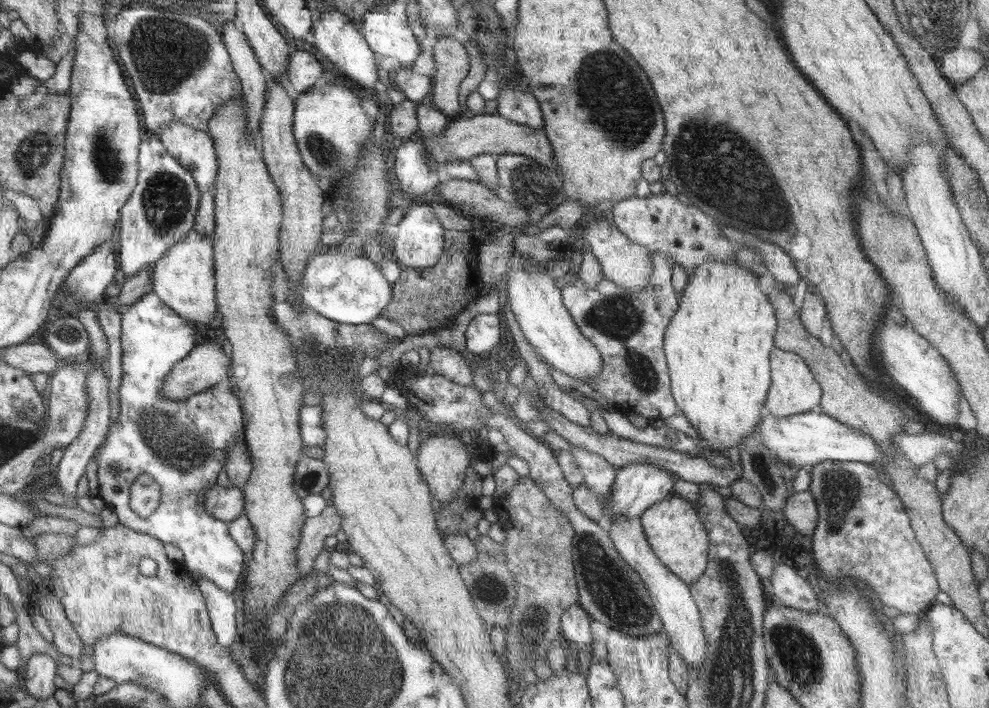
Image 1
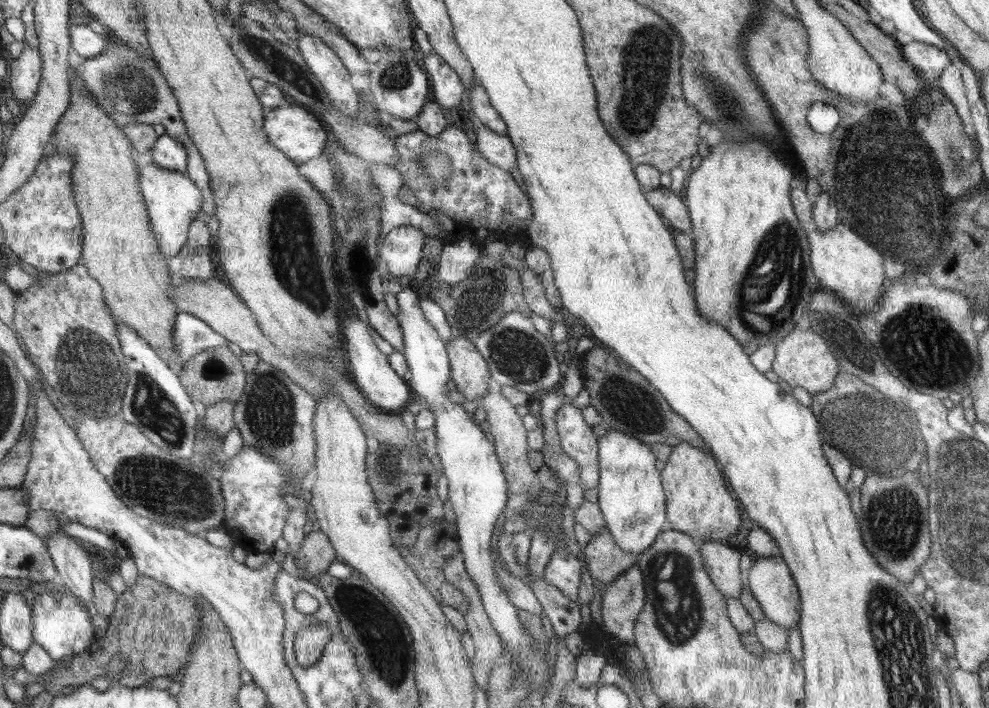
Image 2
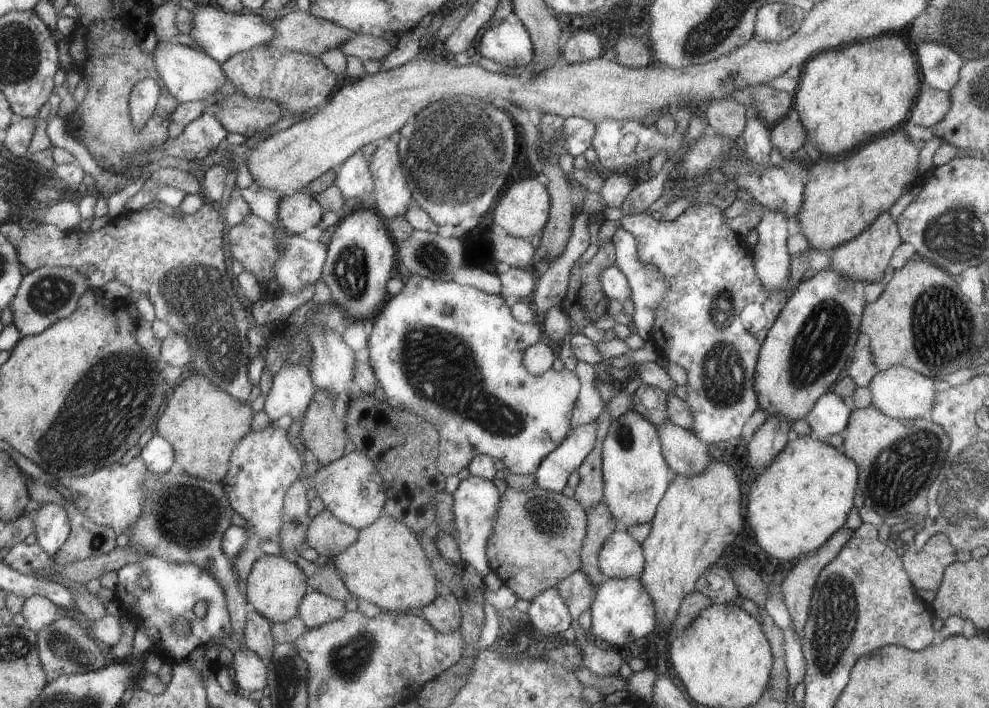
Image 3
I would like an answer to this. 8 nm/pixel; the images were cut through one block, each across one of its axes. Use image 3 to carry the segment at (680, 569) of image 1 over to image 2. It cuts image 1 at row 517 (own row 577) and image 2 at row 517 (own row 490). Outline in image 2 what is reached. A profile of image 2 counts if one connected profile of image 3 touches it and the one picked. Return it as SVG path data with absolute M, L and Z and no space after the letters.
M688 442L672 448L669 459L661 466L662 484L668 498L668 514L672 522L671 530L686 533L700 543L705 540L725 541L732 538L734 532L738 534L738 526L742 522L740 504L724 486L726 482L716 460Z

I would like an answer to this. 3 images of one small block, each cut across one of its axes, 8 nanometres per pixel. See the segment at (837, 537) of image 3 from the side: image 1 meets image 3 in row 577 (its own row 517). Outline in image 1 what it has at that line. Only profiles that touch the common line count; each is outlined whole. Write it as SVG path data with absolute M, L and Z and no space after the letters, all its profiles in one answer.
M796 492L787 500L783 515L803 536L812 536L818 527L819 506L809 492Z

